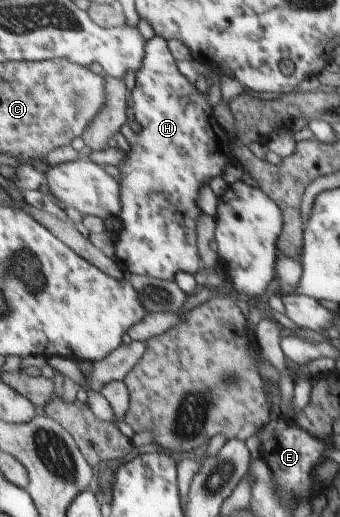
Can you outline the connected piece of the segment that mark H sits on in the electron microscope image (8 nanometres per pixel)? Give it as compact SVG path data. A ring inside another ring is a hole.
M155 35L147 41L144 61L136 73L136 84L132 91L132 100L128 101L129 125L125 124L120 132L129 142L130 151L119 163L121 177L121 211L116 219L120 222L120 232L112 233L115 246L114 259L126 274L151 276L160 280L175 282L177 272L195 275L199 271L199 255L195 247L195 221L200 217L197 197L201 197L201 185L216 177L223 179L227 165L237 165L233 155L229 134L225 133L213 117L209 97L189 83L179 69L176 58L168 51L168 41ZM133 123L139 125L139 131L133 129Z

